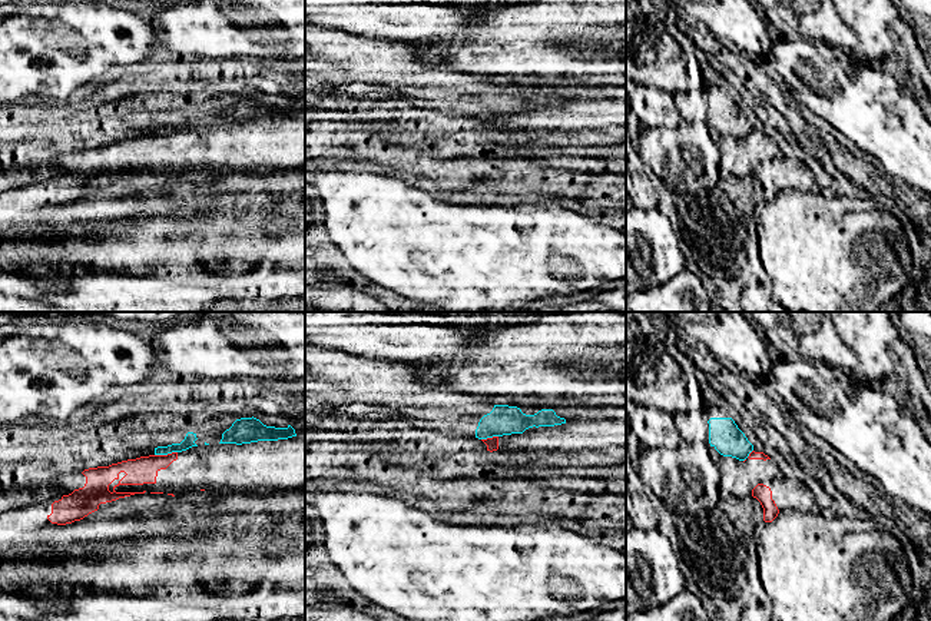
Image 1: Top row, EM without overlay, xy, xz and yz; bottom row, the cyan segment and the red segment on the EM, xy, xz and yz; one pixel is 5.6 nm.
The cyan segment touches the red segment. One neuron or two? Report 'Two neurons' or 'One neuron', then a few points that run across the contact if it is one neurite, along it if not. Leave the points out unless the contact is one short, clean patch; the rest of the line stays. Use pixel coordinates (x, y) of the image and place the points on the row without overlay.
Two neurons

